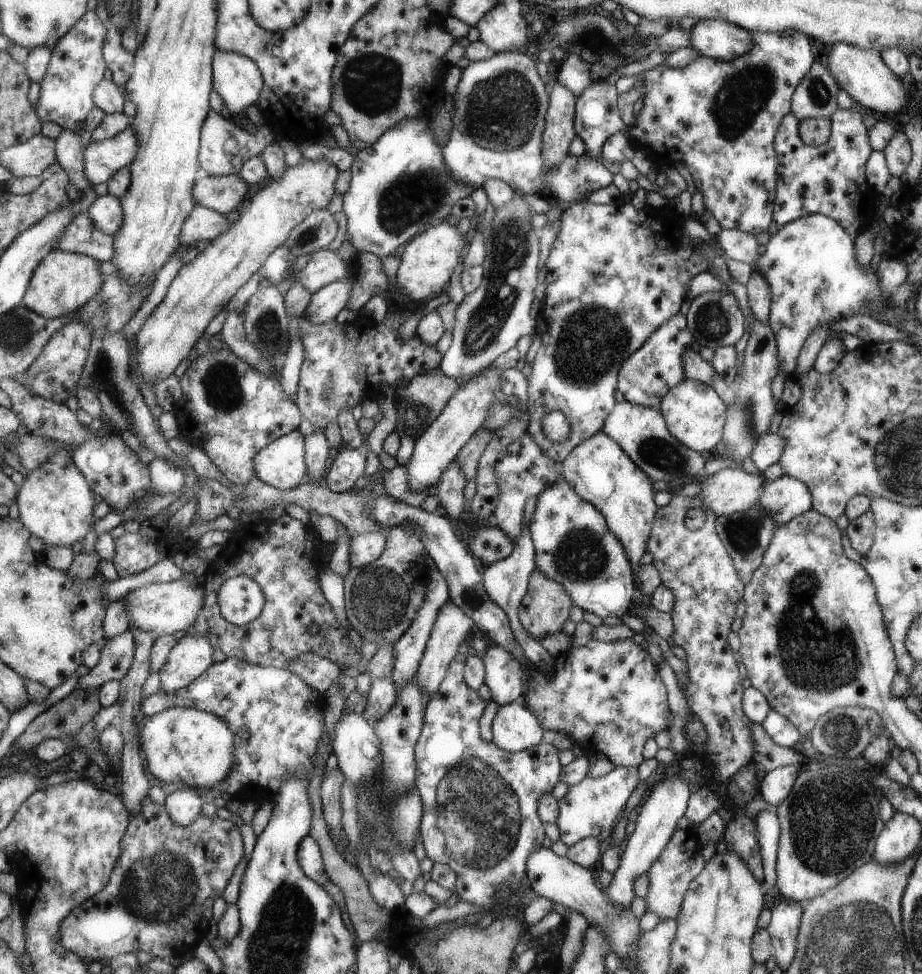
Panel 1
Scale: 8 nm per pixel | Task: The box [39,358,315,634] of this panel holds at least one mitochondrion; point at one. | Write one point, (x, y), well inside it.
(221, 386)

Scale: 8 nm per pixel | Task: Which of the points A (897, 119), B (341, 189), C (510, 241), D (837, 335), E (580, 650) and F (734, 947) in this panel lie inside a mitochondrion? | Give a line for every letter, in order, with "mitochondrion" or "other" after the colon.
A: other
B: other
C: mitochondrion
D: other
E: other
F: other

